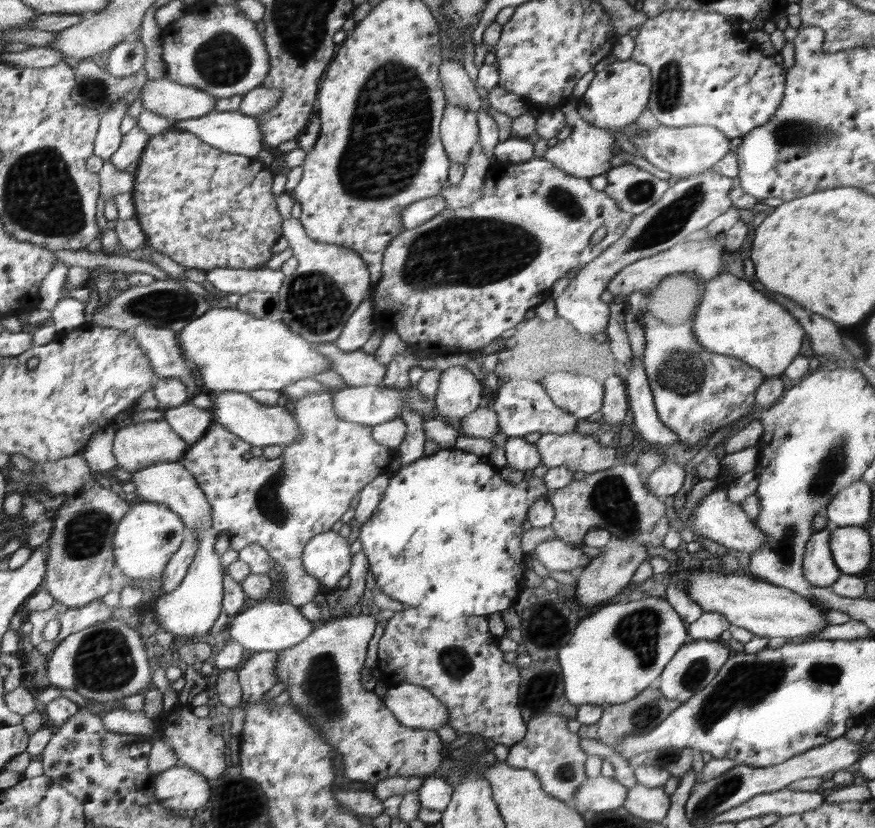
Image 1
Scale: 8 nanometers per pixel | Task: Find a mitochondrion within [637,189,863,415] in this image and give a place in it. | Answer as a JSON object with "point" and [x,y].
{"point":[681,372]}

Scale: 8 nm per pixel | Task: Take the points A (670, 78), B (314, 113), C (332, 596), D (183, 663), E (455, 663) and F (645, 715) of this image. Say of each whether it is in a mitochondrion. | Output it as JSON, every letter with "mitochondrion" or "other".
{"A":"mitochondrion","B":"other","C":"other","D":"other","E":"mitochondrion","F":"mitochondrion"}

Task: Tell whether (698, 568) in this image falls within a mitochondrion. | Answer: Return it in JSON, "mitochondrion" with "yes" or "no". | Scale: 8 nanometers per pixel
{"mitochondrion":"no"}

